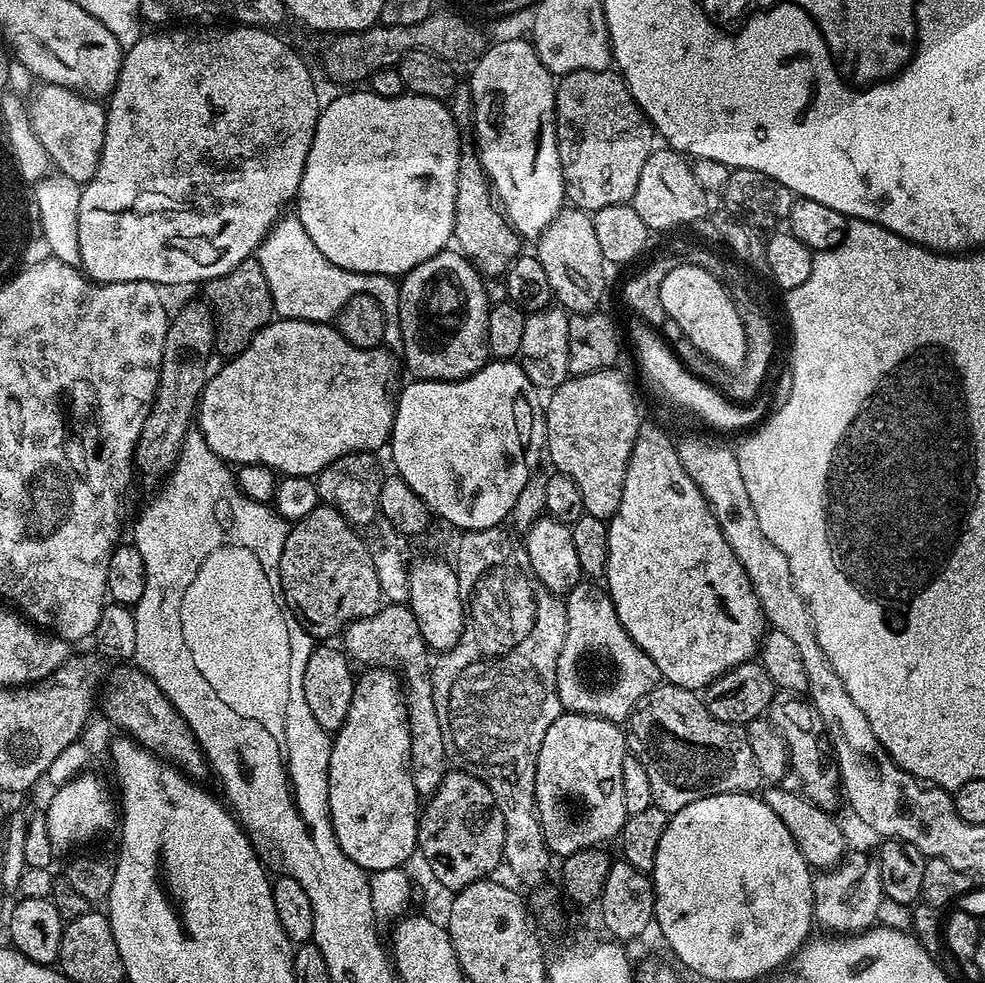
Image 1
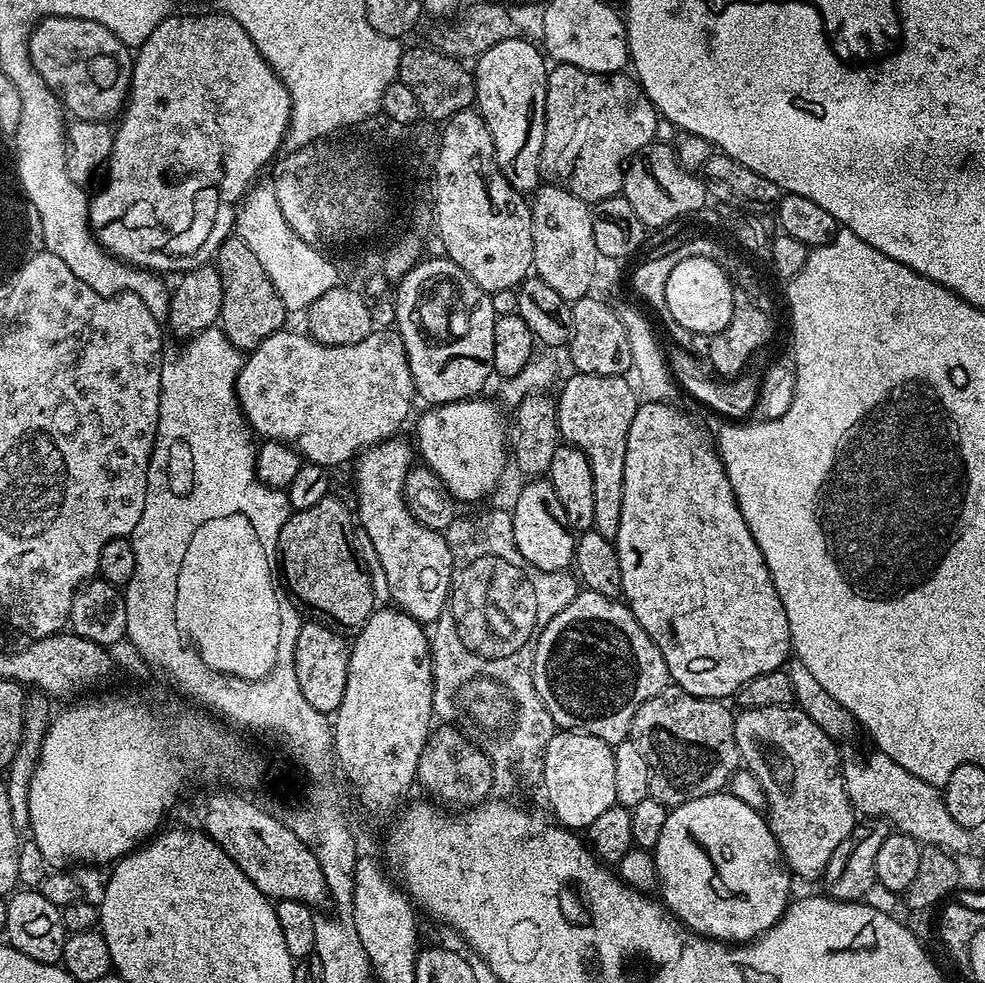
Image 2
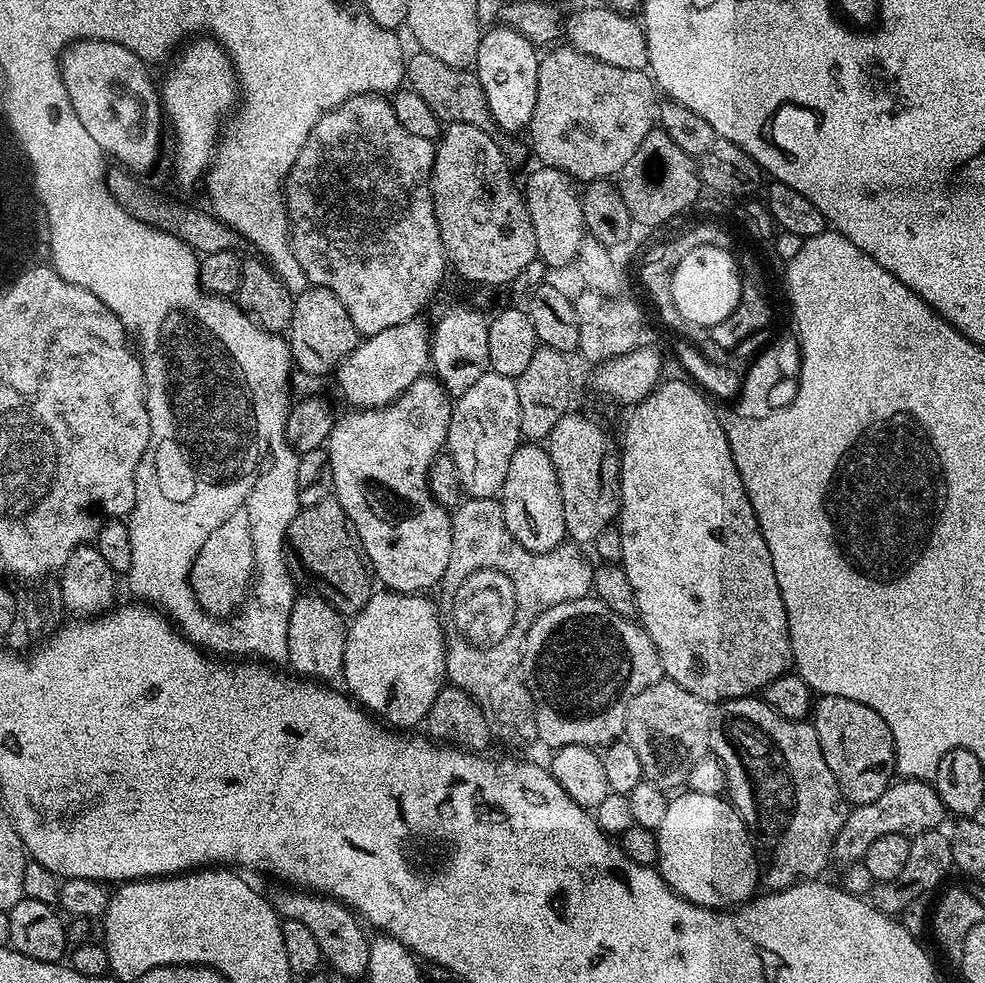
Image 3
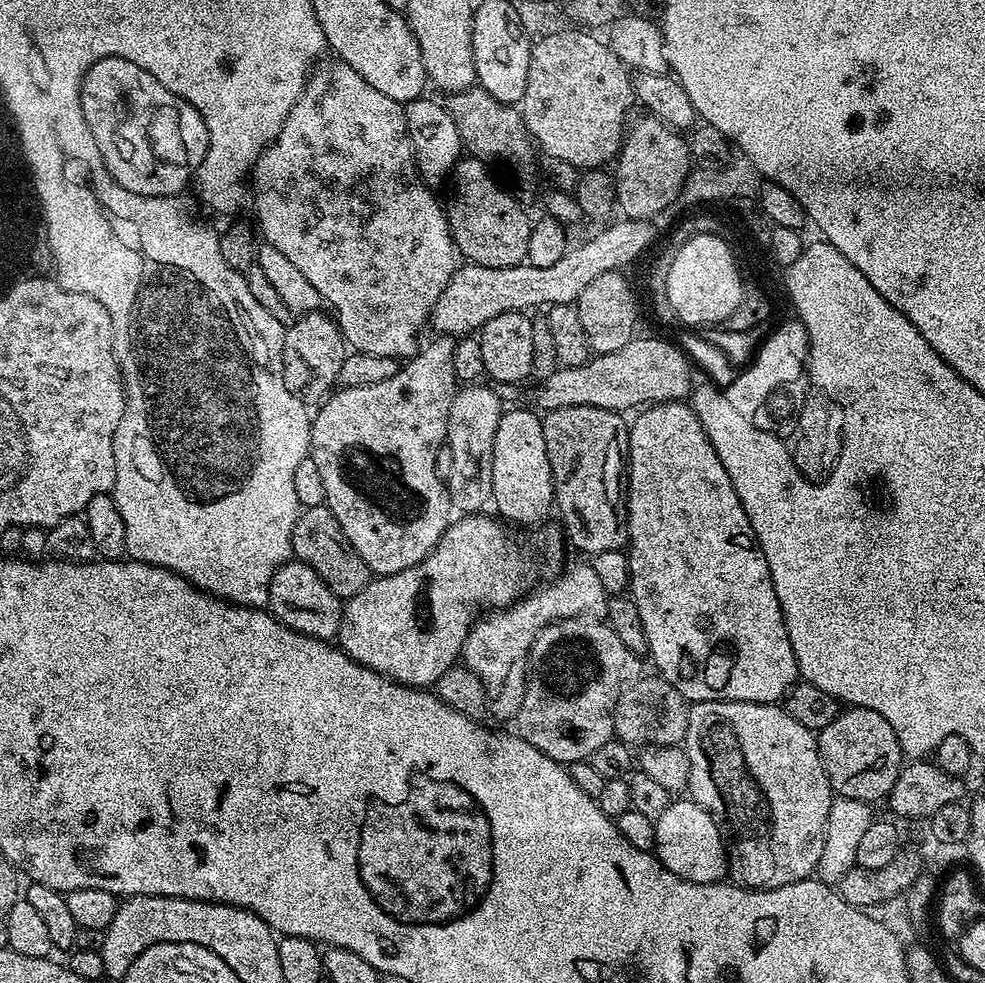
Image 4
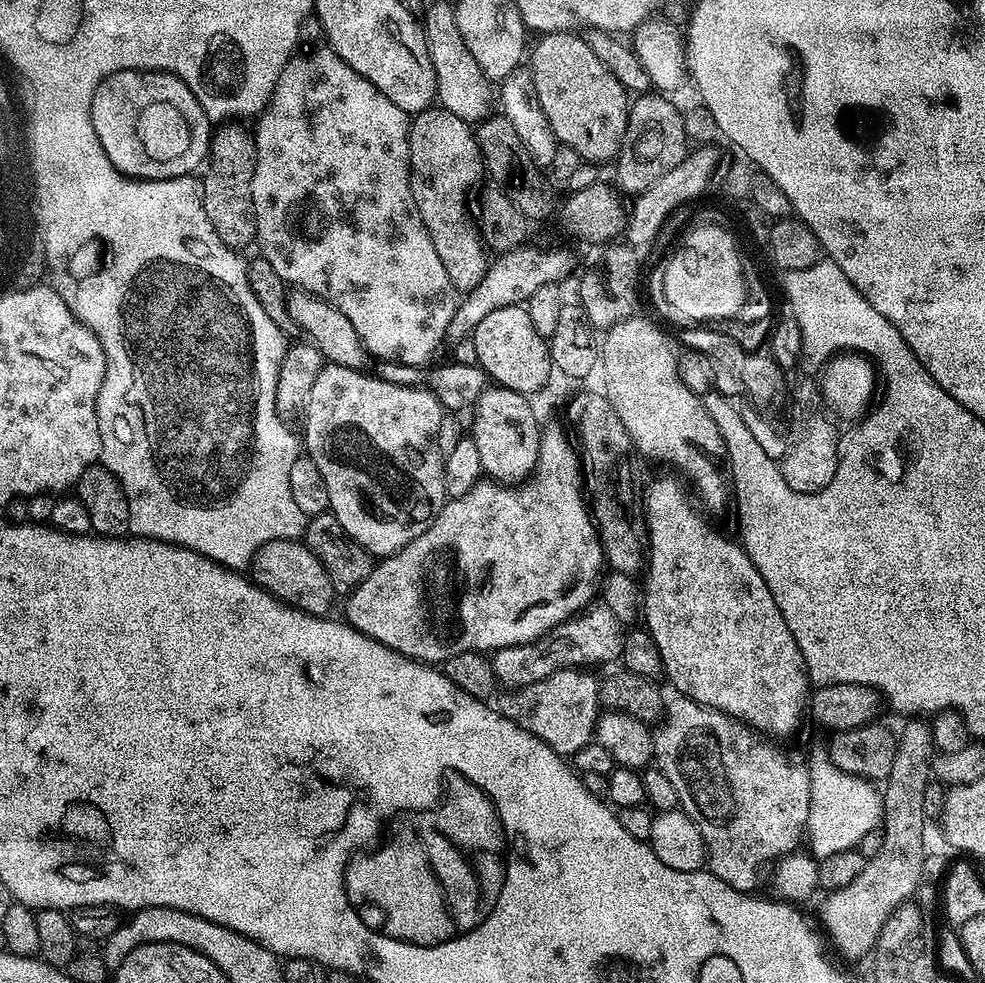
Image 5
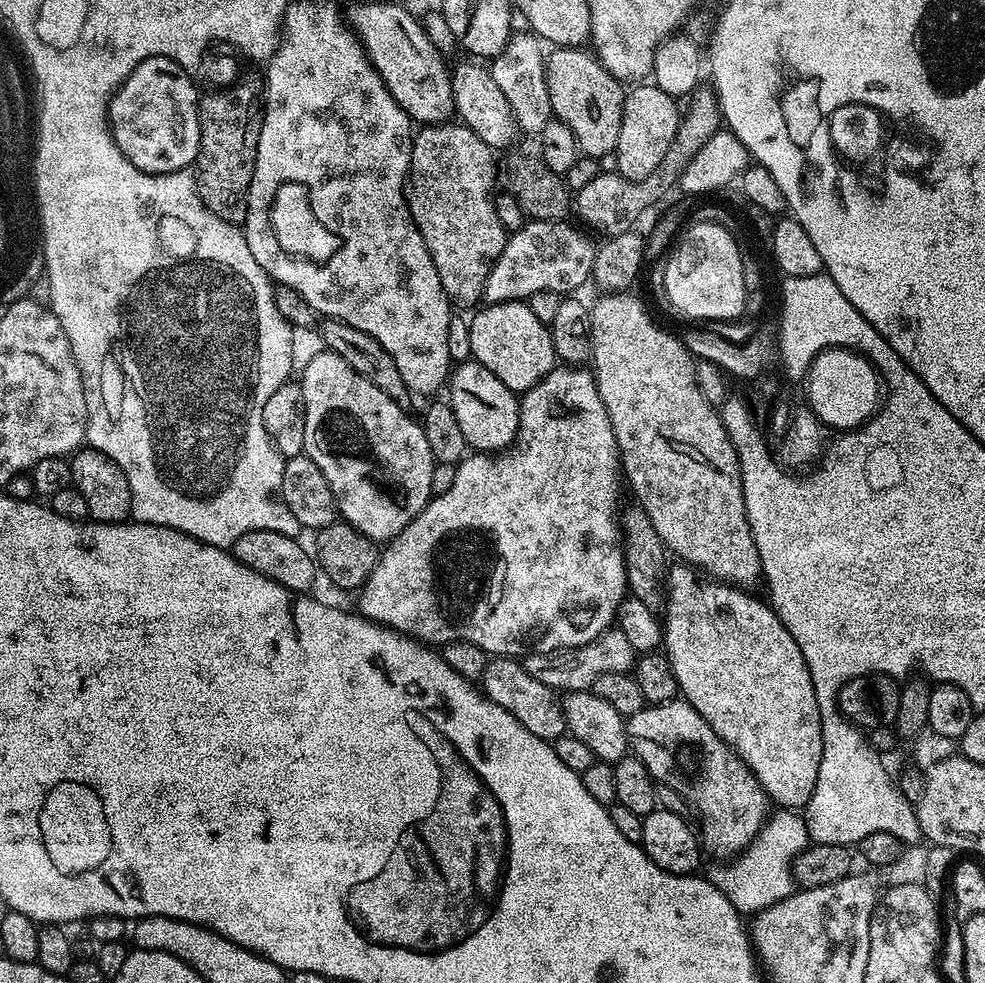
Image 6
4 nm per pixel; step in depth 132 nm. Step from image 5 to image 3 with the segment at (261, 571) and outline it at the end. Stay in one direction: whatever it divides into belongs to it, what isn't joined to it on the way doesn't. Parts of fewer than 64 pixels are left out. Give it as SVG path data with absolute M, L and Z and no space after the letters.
M319 594L297 595L288 623L287 663L292 664L291 671L317 682L332 682L335 676L337 679L344 671L347 637L345 617L328 600Z

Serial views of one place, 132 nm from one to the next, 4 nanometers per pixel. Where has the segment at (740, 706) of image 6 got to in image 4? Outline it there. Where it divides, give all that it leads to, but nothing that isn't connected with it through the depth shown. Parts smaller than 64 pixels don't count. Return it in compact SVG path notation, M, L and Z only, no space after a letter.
M678 400L656 402L645 407L636 421L631 421L626 441L626 503L628 505L628 545L626 555L632 583L630 598L638 606L638 614L642 618L642 626L646 630L648 652L656 663L661 677L673 684L689 702L702 700L733 700L743 704L776 704L787 697L793 684L797 683L798 673L794 650L790 646L790 634L786 630L786 622L782 614L782 606L778 602L778 594L774 594L774 582L770 578L770 570L766 566L766 558L760 553L756 537L752 535L752 527L742 510L742 504L726 468L718 458L698 414L694 414L691 403Z

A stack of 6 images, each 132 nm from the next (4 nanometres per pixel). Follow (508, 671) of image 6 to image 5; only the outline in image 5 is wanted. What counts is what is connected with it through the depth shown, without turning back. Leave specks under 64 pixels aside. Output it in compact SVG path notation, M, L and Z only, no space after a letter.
M561 666L546 678L534 682L525 688L509 691L498 703L498 711L510 722L522 726L534 738L546 742L550 750L554 750L565 758L575 757L582 746L593 743L596 735L598 717L602 712L600 702L599 679L591 676L591 671L580 666Z

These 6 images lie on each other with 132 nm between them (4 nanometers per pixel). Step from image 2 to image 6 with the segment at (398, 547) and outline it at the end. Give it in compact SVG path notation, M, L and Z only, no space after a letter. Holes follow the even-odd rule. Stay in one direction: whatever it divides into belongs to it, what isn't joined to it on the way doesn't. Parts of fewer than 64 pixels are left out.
M528 220L518 231L509 235L506 246L494 262L490 274L486 278L486 286L482 297L485 305L505 304L511 300L526 302L538 290L550 290L561 294L572 294L575 288L580 288L584 283L589 283L596 257L597 245L591 244L576 228L571 228L571 223L563 220ZM321 350L308 360L304 377L298 380L306 402L306 438L304 452L326 474L336 499L337 513L343 523L354 526L377 542L397 536L432 499L432 479L437 462L433 459L423 423L416 420L398 402L386 395L374 382L356 373L338 356Z

